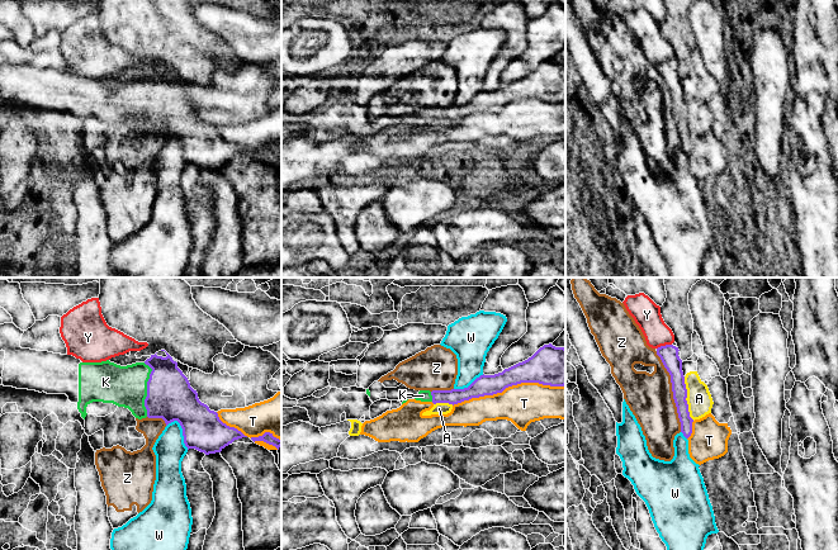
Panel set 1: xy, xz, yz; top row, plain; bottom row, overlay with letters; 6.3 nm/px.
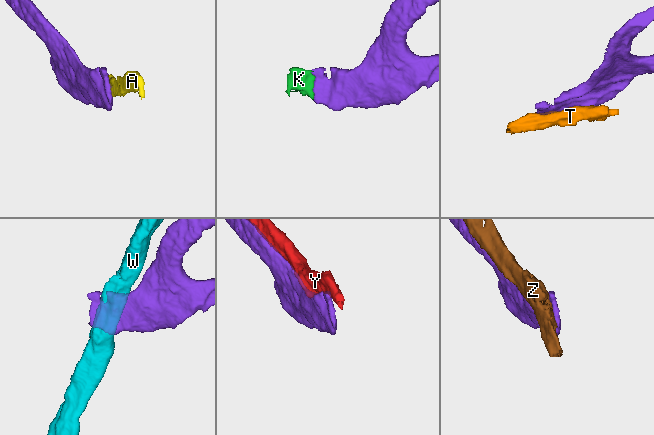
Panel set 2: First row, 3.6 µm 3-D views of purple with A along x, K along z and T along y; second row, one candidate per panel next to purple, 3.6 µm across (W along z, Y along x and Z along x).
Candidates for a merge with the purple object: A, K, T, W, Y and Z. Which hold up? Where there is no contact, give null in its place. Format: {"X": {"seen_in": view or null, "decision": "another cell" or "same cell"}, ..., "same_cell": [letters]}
{"A": {"seen_in": "yz", "decision": "another cell"}, "K": {"seen_in": "xy", "decision": "same cell"}, "T": {"seen_in": "xz", "decision": "another cell"}, "W": {"seen_in": "xy", "decision": "another cell"}, "Y": {"seen_in": "yz", "decision": "another cell"}, "Z": {"seen_in": "yz", "decision": "another cell"}, "same_cell": ["K"]}

